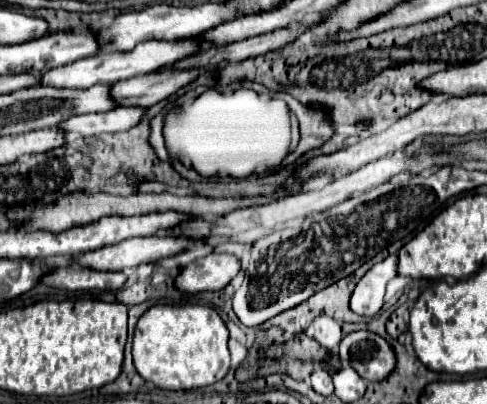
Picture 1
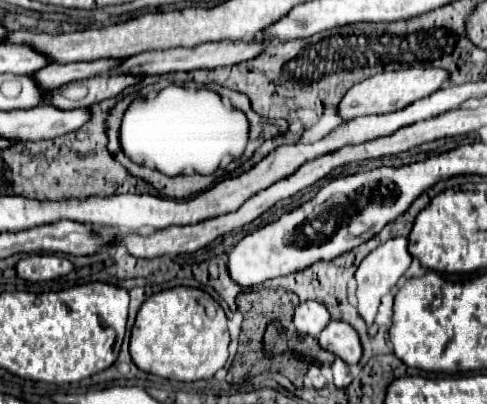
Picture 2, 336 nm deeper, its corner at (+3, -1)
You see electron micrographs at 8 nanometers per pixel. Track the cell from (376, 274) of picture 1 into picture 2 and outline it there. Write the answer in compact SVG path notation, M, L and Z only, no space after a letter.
M398 236L398 238L390 238L384 244L380 244L376 250L372 250L362 264L356 270L356 280L358 280L358 312L364 318L364 322L368 326L372 326L378 306L380 306L380 298L398 282L398 278L408 270L412 262L412 254L408 252L408 238Z

